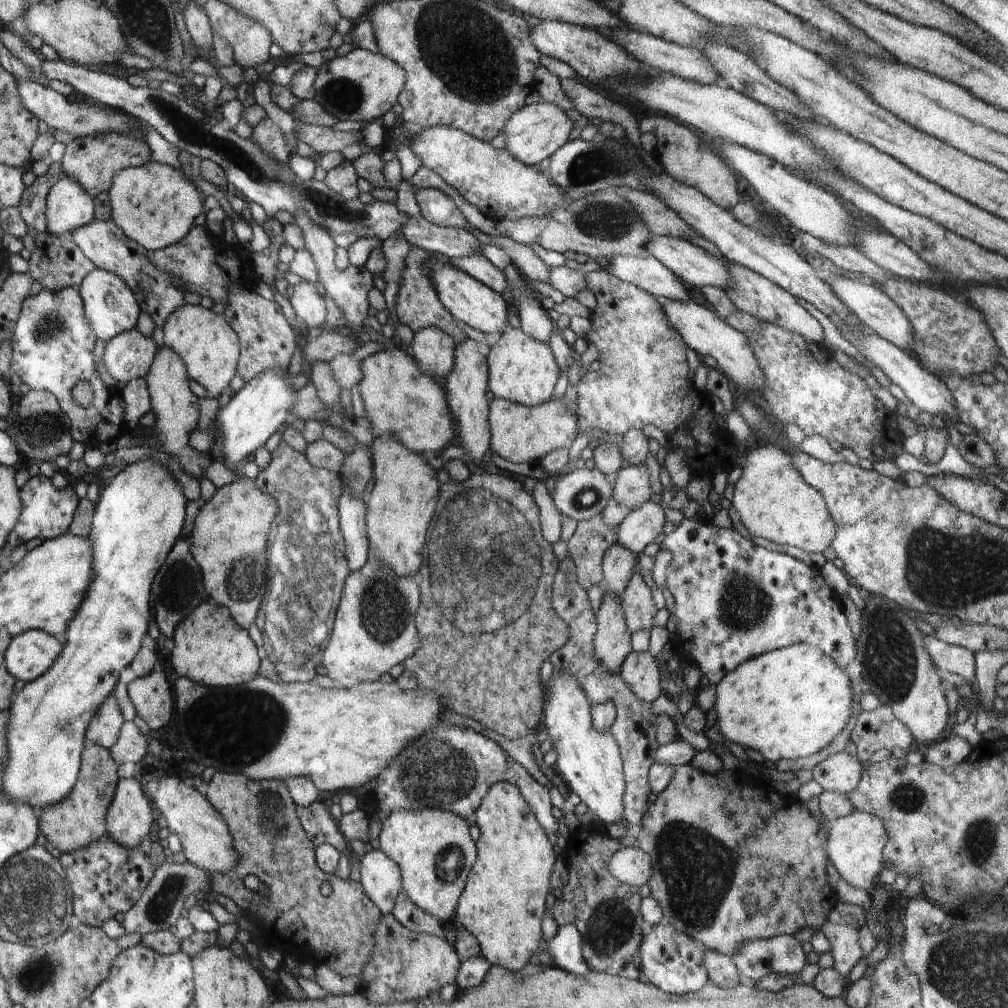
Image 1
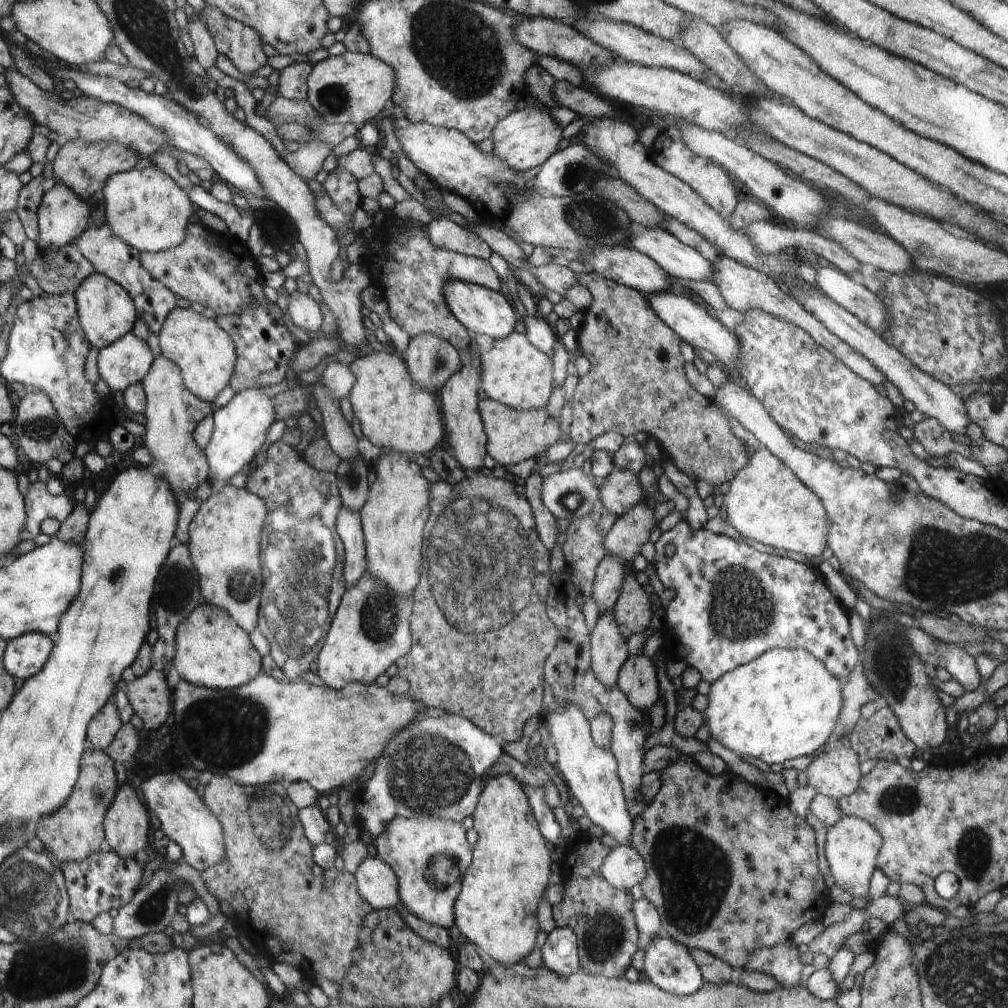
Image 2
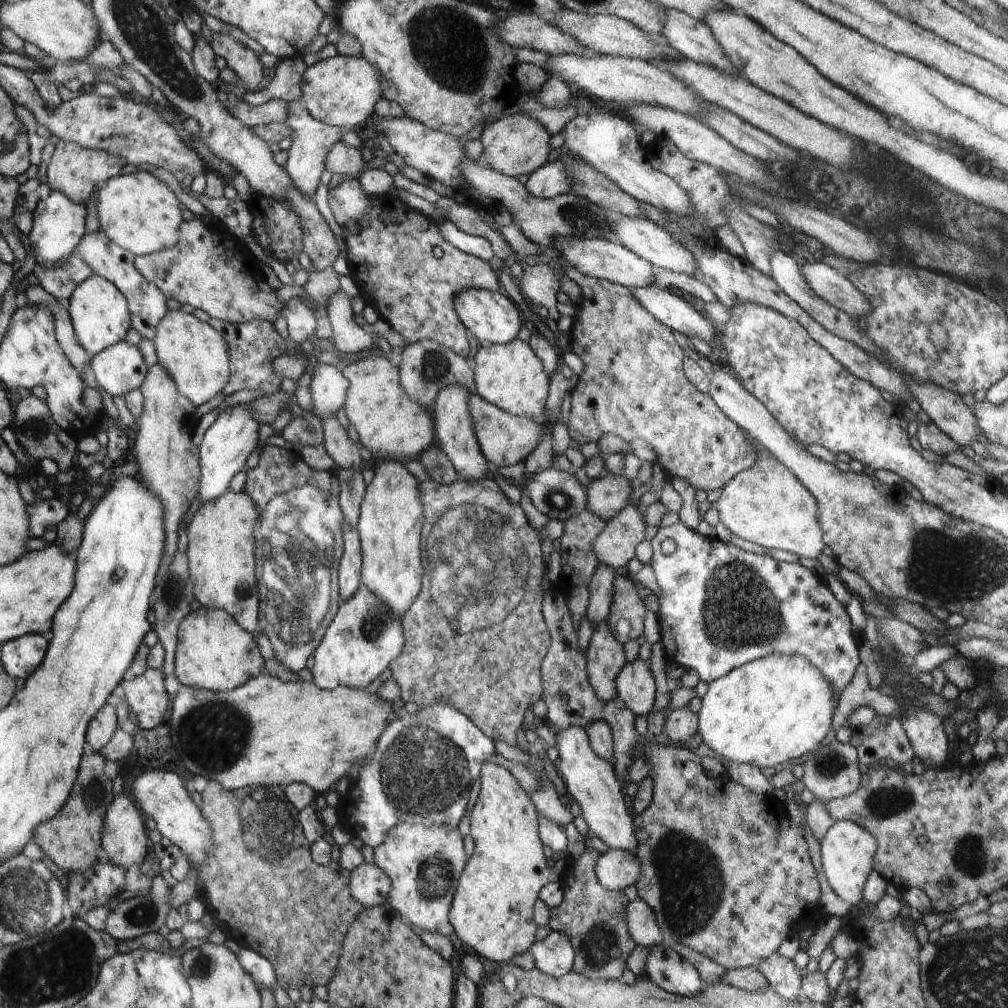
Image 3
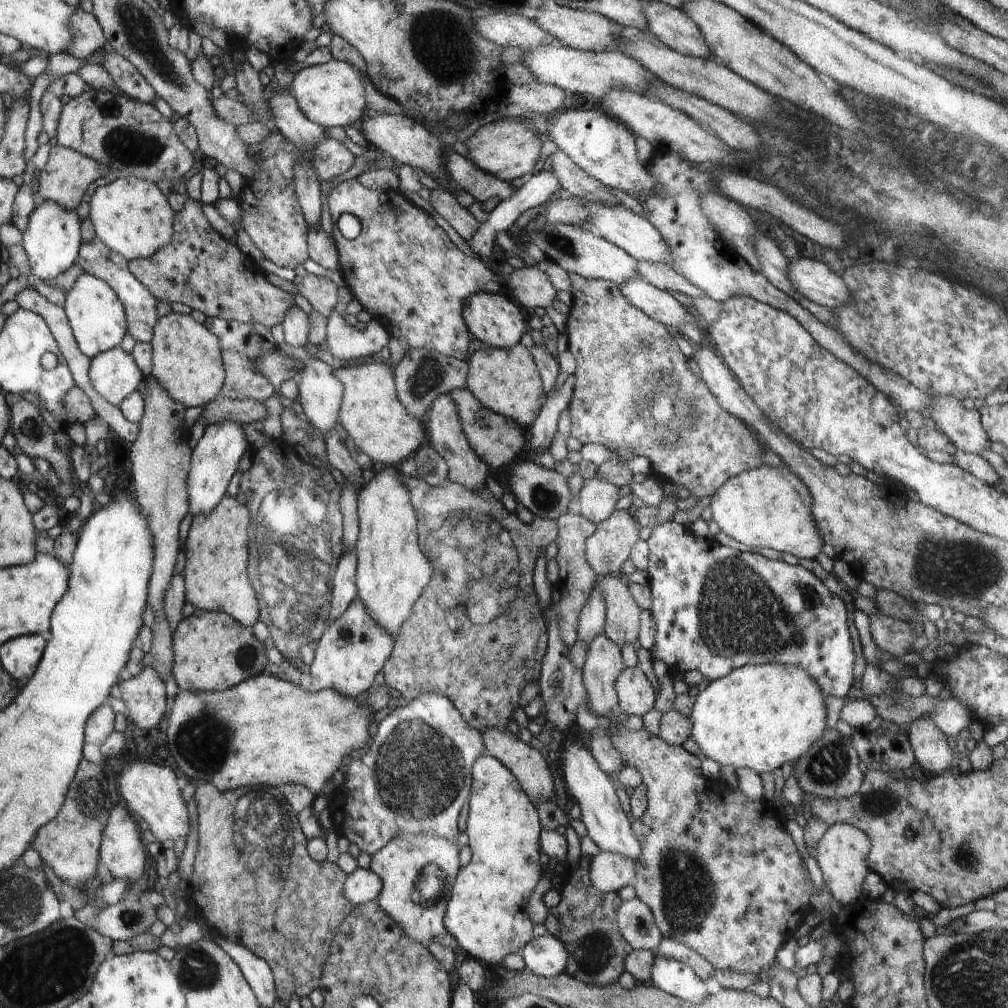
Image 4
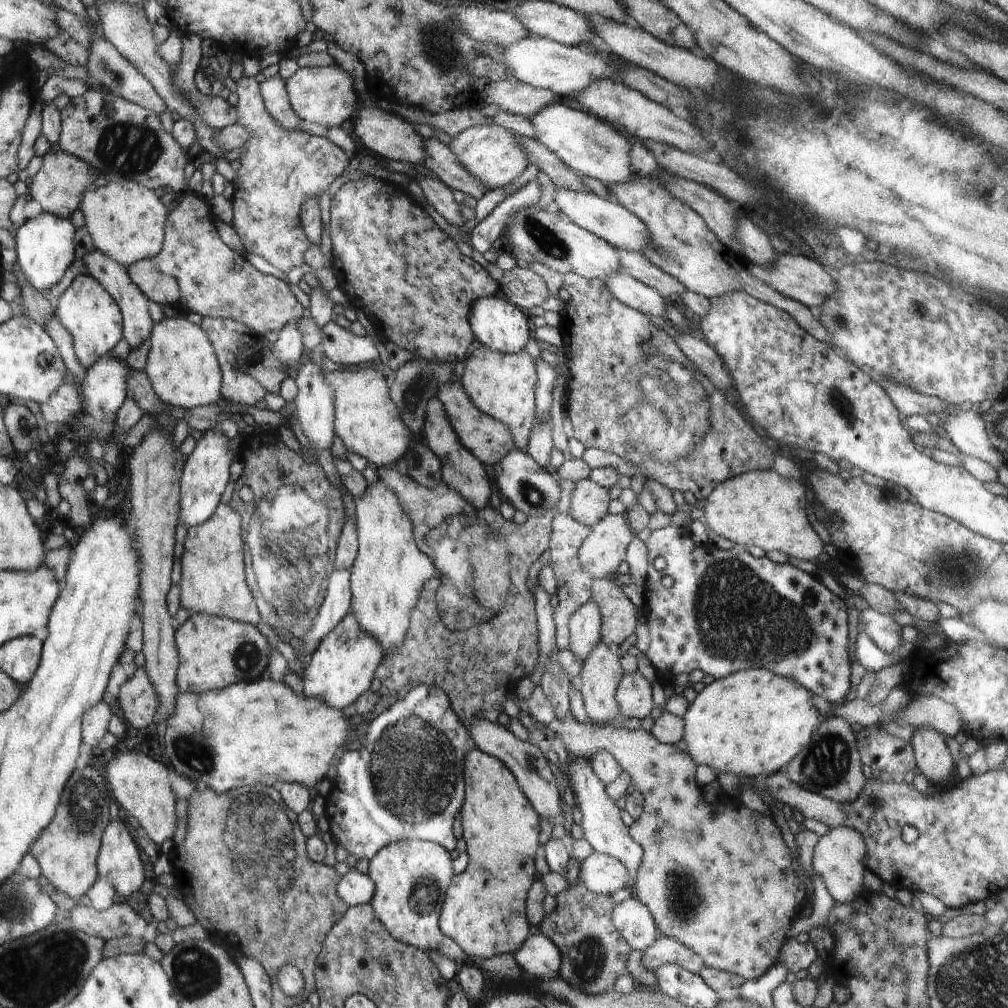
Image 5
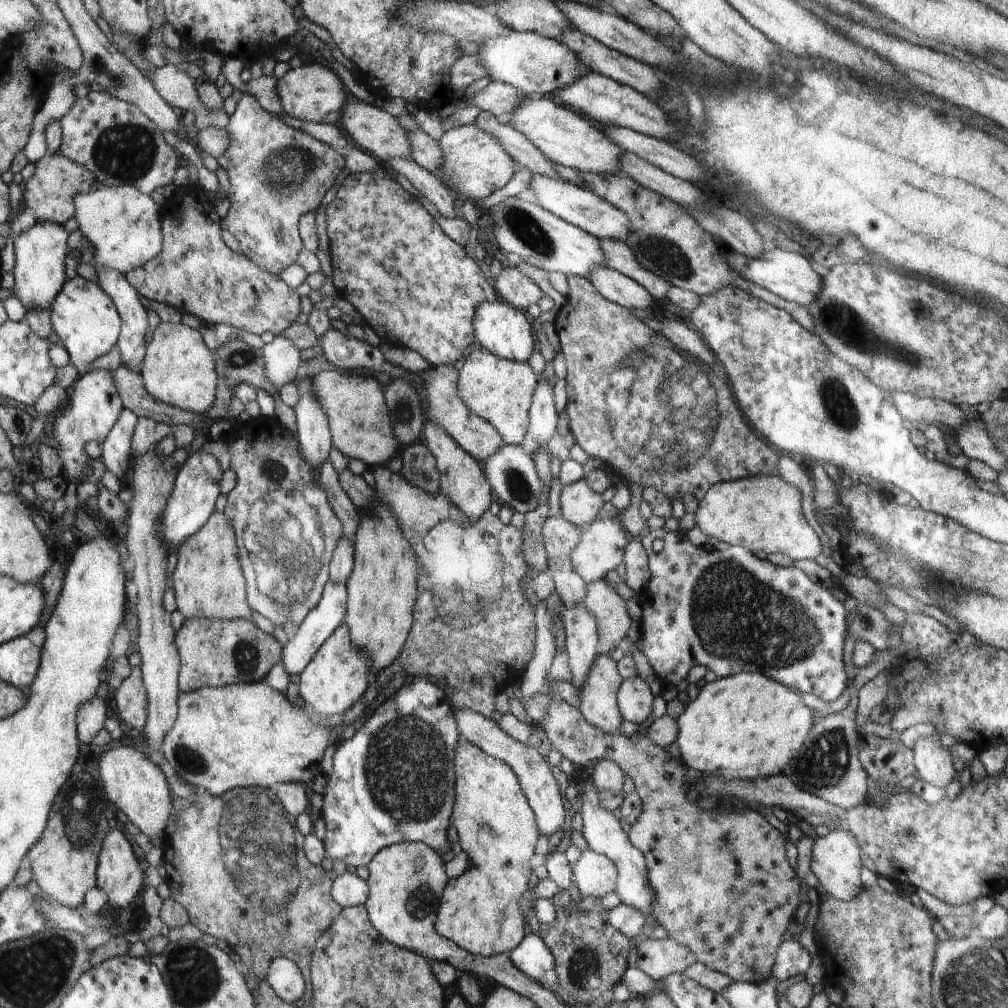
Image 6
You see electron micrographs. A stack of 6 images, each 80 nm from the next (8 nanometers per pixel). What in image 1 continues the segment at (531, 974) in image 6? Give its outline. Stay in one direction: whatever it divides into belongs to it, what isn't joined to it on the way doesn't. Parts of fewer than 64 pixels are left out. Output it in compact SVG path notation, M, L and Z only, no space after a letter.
M574 925L559 927L557 935L548 946L553 966L575 975L590 972L590 966L583 955L583 936Z

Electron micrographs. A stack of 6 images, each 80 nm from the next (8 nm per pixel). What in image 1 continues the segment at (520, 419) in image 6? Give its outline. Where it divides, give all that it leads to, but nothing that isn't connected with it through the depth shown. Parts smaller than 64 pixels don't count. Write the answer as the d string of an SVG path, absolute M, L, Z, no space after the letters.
M521 328L504 331L487 355L490 366L490 390L496 399L534 406L552 399L558 380L558 363L548 343L527 335Z

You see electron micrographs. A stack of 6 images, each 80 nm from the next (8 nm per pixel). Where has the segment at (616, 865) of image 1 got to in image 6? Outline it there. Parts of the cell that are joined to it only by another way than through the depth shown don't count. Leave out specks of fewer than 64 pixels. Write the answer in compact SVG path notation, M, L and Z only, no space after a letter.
M584 850L572 864L573 885L582 896L601 898L617 887L617 866L605 855Z

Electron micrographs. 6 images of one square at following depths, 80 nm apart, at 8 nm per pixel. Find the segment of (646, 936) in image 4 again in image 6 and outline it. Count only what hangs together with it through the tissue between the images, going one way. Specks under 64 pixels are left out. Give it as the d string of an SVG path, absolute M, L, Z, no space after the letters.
M618 904L609 911L609 922L614 928L624 934L627 938L632 938L636 944L640 944L646 937L642 934L642 928L646 924L655 924L653 916L644 916L636 912L636 908L628 908L626 904Z

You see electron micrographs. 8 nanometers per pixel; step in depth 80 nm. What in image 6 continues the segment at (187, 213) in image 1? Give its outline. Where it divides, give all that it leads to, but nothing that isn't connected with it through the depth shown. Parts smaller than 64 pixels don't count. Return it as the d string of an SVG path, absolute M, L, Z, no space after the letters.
M136 187L93 188L87 194L78 194L73 204L78 230L95 248L92 260L95 268L102 266L125 275L130 270L142 268L161 254L162 236L158 206L150 195L142 194Z

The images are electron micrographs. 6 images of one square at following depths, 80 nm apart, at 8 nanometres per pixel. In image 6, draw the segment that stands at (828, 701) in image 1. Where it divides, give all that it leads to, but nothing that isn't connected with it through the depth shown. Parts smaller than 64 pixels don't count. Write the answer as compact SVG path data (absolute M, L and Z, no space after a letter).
M742 672L708 682L676 720L681 760L686 768L724 779L756 780L780 775L805 743L812 727L812 712L800 702L800 693L774 682L761 672Z

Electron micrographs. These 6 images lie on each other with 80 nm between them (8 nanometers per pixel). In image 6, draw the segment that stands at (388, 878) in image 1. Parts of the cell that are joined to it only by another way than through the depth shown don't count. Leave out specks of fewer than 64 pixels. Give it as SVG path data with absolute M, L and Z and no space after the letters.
M346 871L334 880L333 900L341 908L363 906L369 901L369 884L358 874Z

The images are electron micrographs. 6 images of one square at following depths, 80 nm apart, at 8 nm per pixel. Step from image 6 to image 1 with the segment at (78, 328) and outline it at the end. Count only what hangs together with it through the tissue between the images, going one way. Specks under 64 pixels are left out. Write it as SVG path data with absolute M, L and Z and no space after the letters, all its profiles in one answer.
M98 267L92 269L80 283L78 292L83 298L84 311L87 321L92 324L98 338L107 342L125 333L127 330L136 329L138 316L140 316L141 305L135 297L134 290L127 285L127 282L116 273Z

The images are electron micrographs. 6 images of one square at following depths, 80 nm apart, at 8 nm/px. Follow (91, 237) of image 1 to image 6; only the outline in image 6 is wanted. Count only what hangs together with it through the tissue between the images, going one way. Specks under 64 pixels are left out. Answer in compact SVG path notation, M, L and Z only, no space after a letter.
M98 266L96 271L99 286L116 304L118 315L121 316L121 335L120 341L117 343L121 364L128 366L130 370L138 369L145 356L146 330L149 329L147 311L140 302L138 292L130 286L124 275L116 270L110 270L110 268L102 268L102 266Z

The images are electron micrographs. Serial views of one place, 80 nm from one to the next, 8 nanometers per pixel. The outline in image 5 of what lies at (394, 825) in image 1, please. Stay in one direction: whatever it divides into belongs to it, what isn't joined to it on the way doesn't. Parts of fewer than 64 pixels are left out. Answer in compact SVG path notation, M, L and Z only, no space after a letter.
M410 840L408 842L394 842L389 846L382 849L376 857L370 860L370 872L369 878L373 880L374 890L373 901L370 902L370 906L374 909L376 918L380 920L382 926L388 930L388 934L396 940L396 942L402 942L402 944L408 944L422 952L430 954L436 952L436 954L442 954L442 956L448 956L452 958L454 962L457 962L460 966L470 965L477 966L479 969L486 969L492 973L502 975L506 980L514 980L515 982L521 982L521 971L523 970L518 964L517 959L513 958L513 954L497 955L488 960L482 958L473 958L466 955L461 950L460 944L454 942L454 939L448 938L445 934L442 934L440 928L441 914L444 911L446 890L453 883L455 878L454 872L452 872L452 856L450 851L446 850L444 846L436 844L434 842L422 841L422 840Z

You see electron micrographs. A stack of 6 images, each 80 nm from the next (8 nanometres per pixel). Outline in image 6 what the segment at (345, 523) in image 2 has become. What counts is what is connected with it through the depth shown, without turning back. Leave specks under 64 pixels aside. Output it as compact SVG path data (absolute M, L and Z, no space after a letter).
M330 582L326 586L325 595L317 609L314 609L309 614L305 622L299 624L298 632L290 637L290 640L284 646L281 659L288 676L300 675L318 653L322 644L332 636L334 630L341 626L346 617L346 604L347 592L345 582Z

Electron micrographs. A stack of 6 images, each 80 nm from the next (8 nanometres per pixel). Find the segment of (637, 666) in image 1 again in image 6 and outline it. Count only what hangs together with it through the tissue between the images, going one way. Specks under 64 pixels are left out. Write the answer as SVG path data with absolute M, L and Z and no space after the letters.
M636 676L622 682L617 703L625 720L640 725L652 715L654 698L648 684Z

